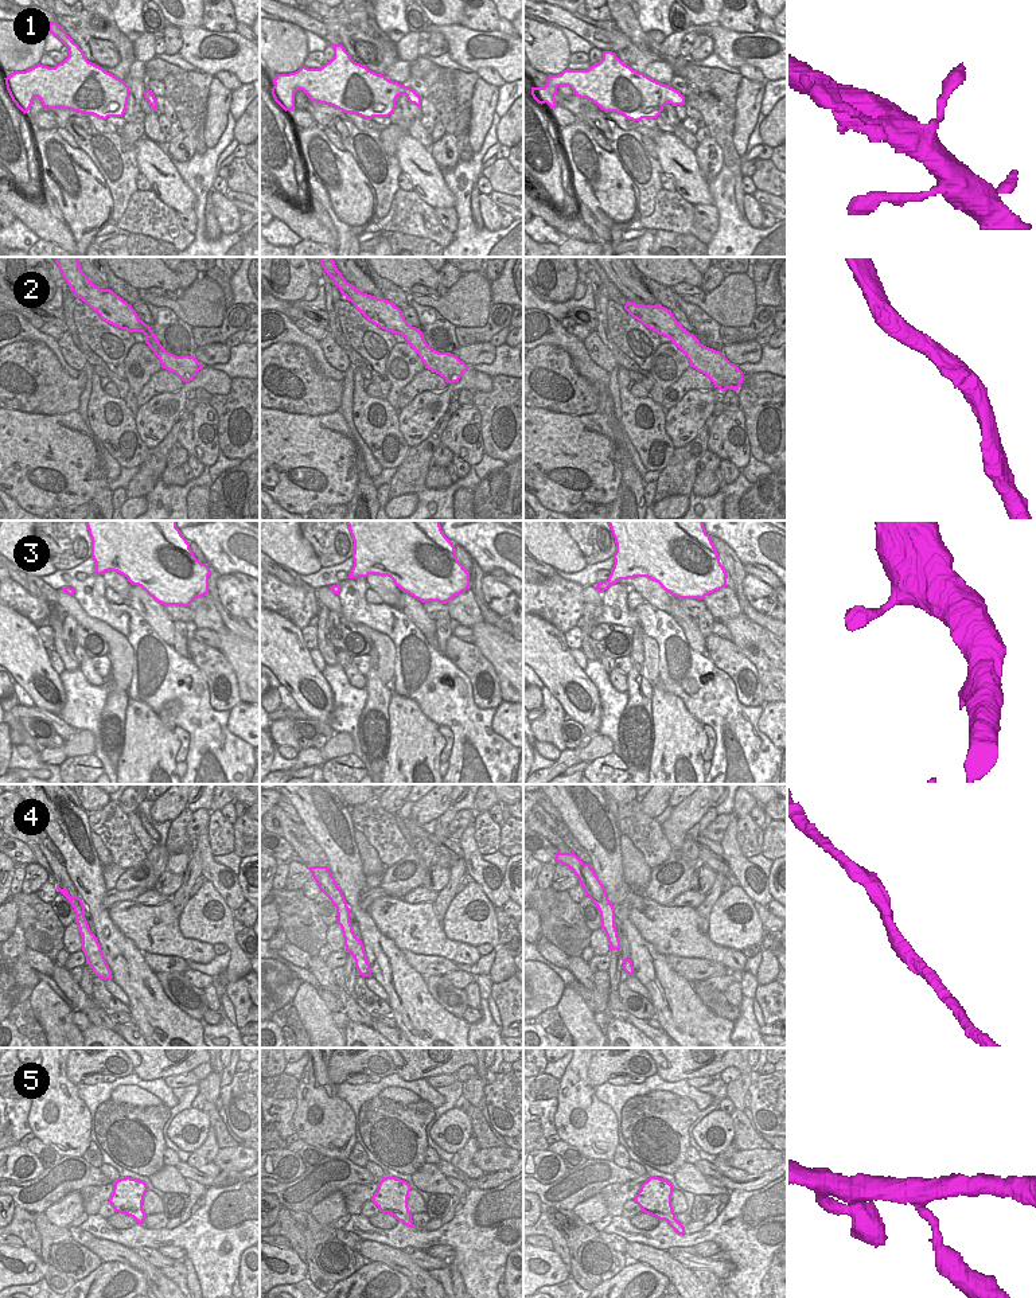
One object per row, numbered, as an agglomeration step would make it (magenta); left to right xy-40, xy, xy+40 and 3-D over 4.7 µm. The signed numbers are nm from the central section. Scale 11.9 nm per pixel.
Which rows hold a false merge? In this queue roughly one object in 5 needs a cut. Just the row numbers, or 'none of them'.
none of them.

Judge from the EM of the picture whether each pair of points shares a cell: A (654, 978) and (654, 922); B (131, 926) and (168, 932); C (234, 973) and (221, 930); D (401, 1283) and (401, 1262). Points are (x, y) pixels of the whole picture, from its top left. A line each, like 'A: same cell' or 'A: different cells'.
A: different cells
B: same cell
C: same cell
D: different cells

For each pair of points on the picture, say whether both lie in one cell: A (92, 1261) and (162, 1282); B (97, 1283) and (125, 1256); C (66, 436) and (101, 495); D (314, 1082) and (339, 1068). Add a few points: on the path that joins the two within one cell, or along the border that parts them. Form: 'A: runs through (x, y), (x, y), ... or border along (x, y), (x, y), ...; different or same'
A: border along (86, 1247), (102, 1261); different
B: border along (102, 1261), (125, 1263), (139, 1270), (147, 1279); different
C: border along (106, 486), (101, 487), (88, 503); different
D: border along (327, 1061), (327, 1078), (335, 1086); different

